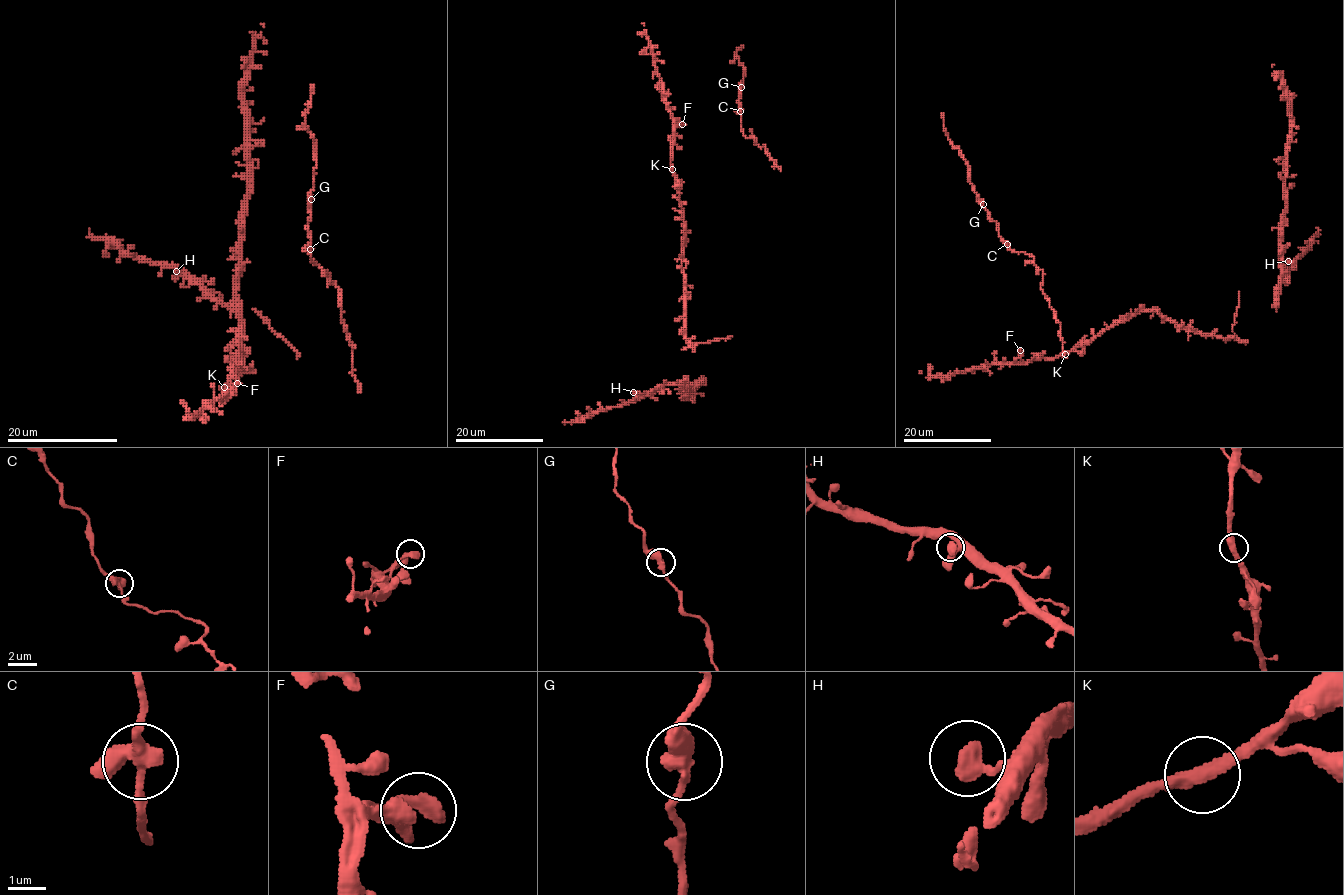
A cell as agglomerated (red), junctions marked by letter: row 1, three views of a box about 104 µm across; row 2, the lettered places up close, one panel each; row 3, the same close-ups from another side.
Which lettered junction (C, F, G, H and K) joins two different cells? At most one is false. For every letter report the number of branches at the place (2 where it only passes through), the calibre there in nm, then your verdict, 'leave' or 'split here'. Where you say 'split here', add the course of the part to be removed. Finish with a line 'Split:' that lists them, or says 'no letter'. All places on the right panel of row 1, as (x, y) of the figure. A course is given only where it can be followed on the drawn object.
C: 3 branches meet; 360 nm thick; leave
F: 1 branches meet; 440 nm thick; leave
G: 2 branches meet; 440 nm thick; leave
H: 1 branches meet; 500 nm thick; leave
K: 2 branches meet; 400 nm thick; leave
Split: no letter

